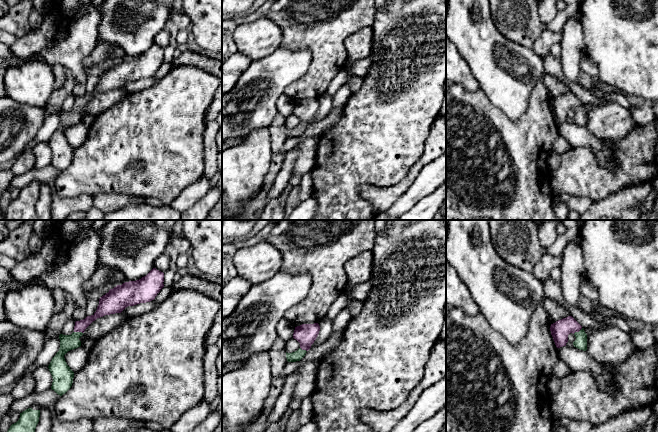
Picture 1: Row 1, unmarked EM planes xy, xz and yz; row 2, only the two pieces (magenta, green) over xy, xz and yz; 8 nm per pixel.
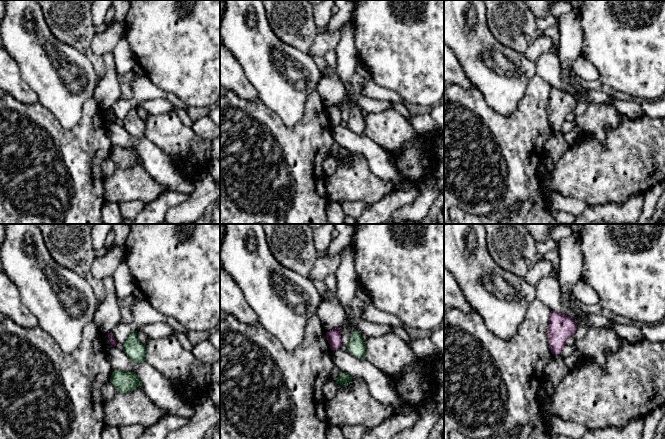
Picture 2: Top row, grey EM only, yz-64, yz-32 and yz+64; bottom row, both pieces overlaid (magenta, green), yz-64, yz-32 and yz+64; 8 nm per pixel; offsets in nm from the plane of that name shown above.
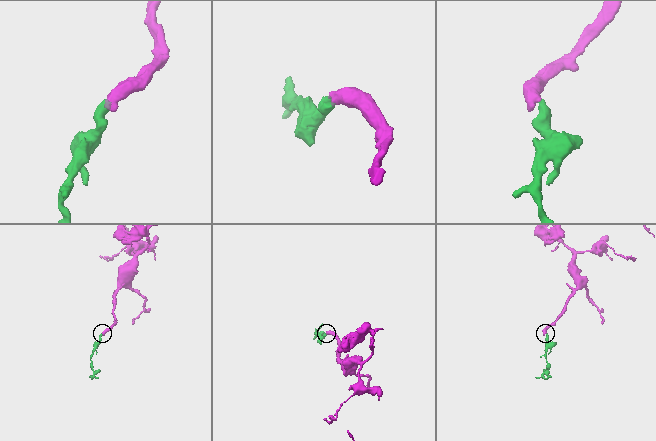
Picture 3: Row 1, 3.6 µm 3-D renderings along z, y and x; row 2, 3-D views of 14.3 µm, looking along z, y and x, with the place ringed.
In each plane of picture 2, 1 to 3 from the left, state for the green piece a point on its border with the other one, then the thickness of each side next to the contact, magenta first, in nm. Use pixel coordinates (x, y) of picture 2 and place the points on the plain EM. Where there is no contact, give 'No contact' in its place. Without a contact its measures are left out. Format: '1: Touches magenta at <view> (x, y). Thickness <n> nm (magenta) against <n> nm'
1: No contact
2: No contact
3: No contact

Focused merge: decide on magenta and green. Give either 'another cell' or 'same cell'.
same cell

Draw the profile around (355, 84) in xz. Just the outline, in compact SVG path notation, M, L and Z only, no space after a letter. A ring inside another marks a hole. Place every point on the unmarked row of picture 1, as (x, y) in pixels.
M353 78L350 80L350 90L352 93L355 93L357 92L361 86L362 86L362 83L363 83L363 79L362 78Z

